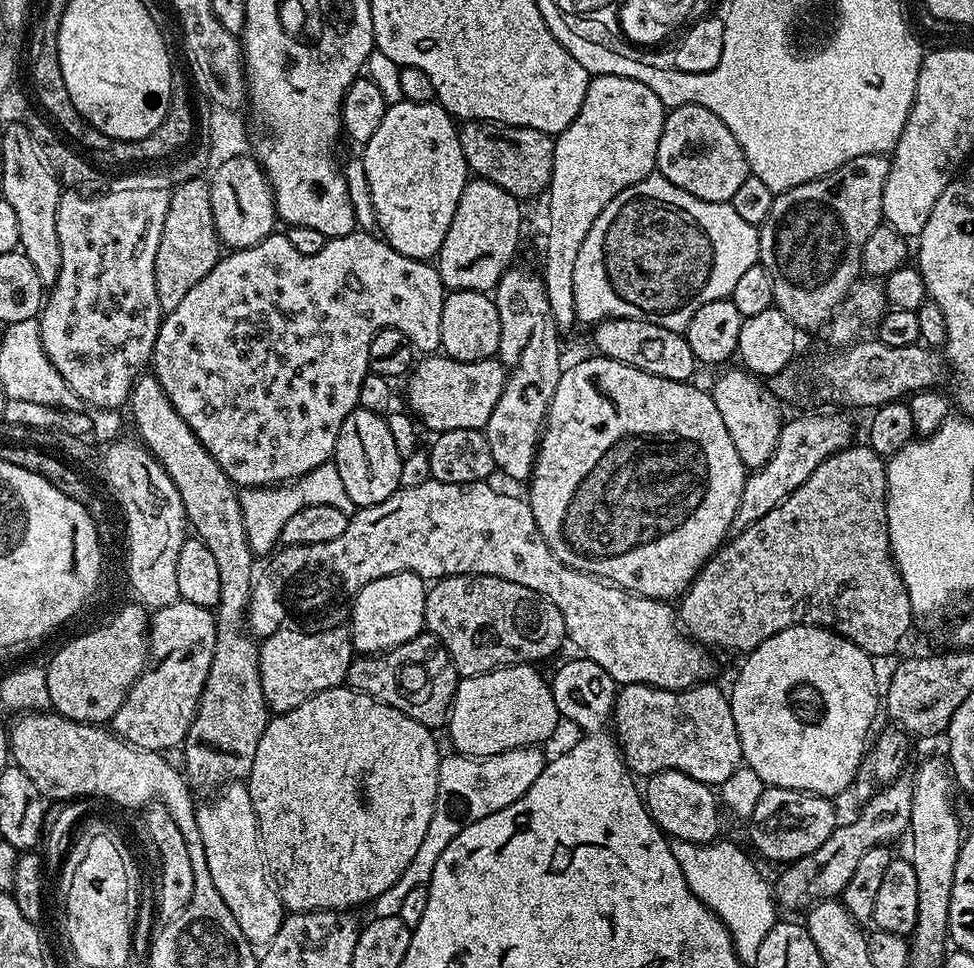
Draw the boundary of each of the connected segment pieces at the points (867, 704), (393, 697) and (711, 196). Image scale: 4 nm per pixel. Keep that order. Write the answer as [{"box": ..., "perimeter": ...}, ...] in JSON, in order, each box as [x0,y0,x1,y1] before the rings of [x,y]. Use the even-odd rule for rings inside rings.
[{"box":[730,624,876,798],"perimeter":[[[799,624],[793,628],[782,630],[766,642],[762,642],[752,652],[743,657],[744,665],[736,676],[736,681],[730,688],[730,699],[732,701],[732,713],[734,714],[734,726],[738,730],[738,742],[740,743],[740,755],[743,763],[769,788],[785,788],[795,792],[813,792],[815,796],[827,796],[836,798],[839,792],[844,792],[852,784],[856,771],[862,768],[866,760],[866,745],[870,740],[870,733],[873,731],[872,719],[876,716],[876,679],[874,678],[874,666],[872,657],[862,651],[853,640],[834,632],[830,628],[817,628],[815,624]]]},{"box":[346,630,458,730],"perimeter":[[[427,630],[383,654],[357,655],[348,667],[346,681],[355,692],[394,706],[394,710],[402,710],[402,714],[433,730],[447,721],[457,683],[458,673],[450,654],[440,645],[440,639]]]},{"box":[656,104,750,203],"perimeter":[[[687,104],[665,115],[664,129],[658,142],[656,168],[674,186],[710,203],[730,202],[750,175],[750,165],[736,135],[706,106]]]}]

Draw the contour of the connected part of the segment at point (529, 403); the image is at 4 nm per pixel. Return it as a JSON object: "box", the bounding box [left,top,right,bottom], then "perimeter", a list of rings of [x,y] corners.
{"box":[482,268,562,481],"perimeter":[[[507,268],[502,278],[496,283],[494,299],[498,318],[502,322],[502,338],[498,359],[506,369],[506,379],[502,398],[498,398],[498,406],[494,406],[494,414],[490,414],[488,425],[482,429],[490,442],[490,454],[494,454],[497,469],[505,472],[512,480],[527,481],[532,475],[532,467],[536,465],[536,449],[540,446],[540,437],[548,418],[548,407],[552,405],[554,390],[558,390],[562,363],[560,364],[560,340],[562,334],[556,329],[554,318],[550,314],[550,298],[546,298],[544,278],[539,271],[532,268]]]}

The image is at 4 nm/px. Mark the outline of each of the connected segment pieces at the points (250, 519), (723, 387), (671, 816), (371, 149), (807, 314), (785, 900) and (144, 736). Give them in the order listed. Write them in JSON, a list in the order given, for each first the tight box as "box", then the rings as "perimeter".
[{"box":[240,462,354,558],"perimeter":[[[332,462],[310,470],[297,480],[289,480],[287,484],[277,484],[271,488],[245,488],[240,492],[240,505],[248,545],[260,558],[267,557],[277,547],[282,526],[286,526],[287,520],[298,510],[306,510],[306,506],[338,506],[338,510],[351,513],[354,508],[342,477]]]},{"box":[710,367,786,470],"perimeter":[[[735,367],[717,378],[716,385],[710,388],[710,395],[718,406],[718,414],[722,414],[722,422],[726,422],[726,430],[730,430],[738,458],[742,458],[749,469],[755,470],[770,462],[786,420],[780,417],[782,404],[772,393],[771,387],[761,377],[752,375],[743,367]]]},{"box":[646,770,722,844],"perimeter":[[[678,770],[656,772],[653,776],[647,777],[646,784],[648,813],[671,839],[709,844],[721,835],[719,832],[722,804],[717,793],[709,785],[698,782]]]},{"box":[362,99,470,261],"perimeter":[[[402,99],[398,103],[388,106],[386,114],[382,118],[382,126],[378,126],[378,130],[374,130],[374,138],[370,138],[362,145],[362,152],[364,152],[362,159],[366,170],[366,182],[370,182],[370,198],[374,200],[374,214],[379,235],[387,240],[391,248],[398,250],[398,254],[406,254],[415,260],[431,261],[440,251],[442,242],[446,238],[446,230],[450,230],[450,222],[454,222],[454,210],[458,210],[458,198],[462,198],[462,190],[470,179],[468,163],[462,154],[457,121],[448,115],[448,111],[439,102],[423,104]]]},{"box":[759,154,889,329],"perimeter":[[[873,154],[871,156],[860,156],[853,160],[851,164],[844,164],[838,170],[834,170],[830,174],[826,174],[817,180],[806,182],[802,186],[794,186],[790,190],[781,192],[774,198],[774,206],[770,210],[770,214],[766,218],[764,224],[759,225],[760,236],[760,254],[759,263],[766,266],[766,270],[770,270],[770,278],[774,278],[774,298],[776,299],[775,307],[782,310],[782,314],[786,314],[786,318],[790,318],[790,322],[795,324],[797,329],[804,328],[820,328],[823,329],[828,321],[836,315],[836,309],[844,303],[849,292],[856,287],[862,276],[862,265],[864,259],[862,252],[866,246],[866,240],[870,238],[870,234],[874,234],[874,230],[881,227],[884,215],[882,214],[882,190],[886,186],[886,178],[888,177],[889,157],[884,154]]]},{"box":[774,774,914,910],"perimeter":[[[905,774],[893,780],[891,784],[881,787],[868,800],[868,805],[857,814],[856,820],[849,824],[841,823],[822,842],[814,854],[803,856],[800,860],[791,861],[788,868],[777,880],[774,880],[774,895],[781,909],[801,908],[807,910],[819,900],[834,900],[843,893],[846,882],[854,875],[858,862],[868,851],[879,844],[888,846],[900,835],[911,829],[910,806],[914,802],[913,777]]]},{"box":[111,600,216,753],"perimeter":[[[175,600],[170,606],[157,608],[151,613],[148,630],[148,663],[144,673],[134,682],[126,694],[122,706],[112,715],[111,731],[148,752],[167,753],[167,748],[179,749],[196,717],[196,711],[206,686],[206,674],[210,674],[210,662],[216,645],[216,617],[213,609],[194,606],[194,602]]]}]

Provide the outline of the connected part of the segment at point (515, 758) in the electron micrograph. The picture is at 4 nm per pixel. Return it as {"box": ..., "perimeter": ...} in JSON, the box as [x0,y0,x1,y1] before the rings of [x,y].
{"box":[370,747,546,916],"perimeter":[[[539,747],[515,748],[506,750],[502,754],[493,756],[461,756],[459,754],[441,755],[438,770],[438,794],[434,802],[434,814],[430,818],[430,826],[426,826],[426,838],[422,838],[422,846],[414,853],[410,866],[402,870],[402,878],[378,894],[376,900],[371,901],[370,908],[376,916],[398,916],[402,910],[402,902],[406,894],[414,890],[414,886],[422,886],[432,879],[434,866],[438,866],[438,858],[442,858],[442,850],[466,826],[518,802],[534,782],[538,782],[538,774],[542,774],[546,763],[546,756],[540,753]]]}

